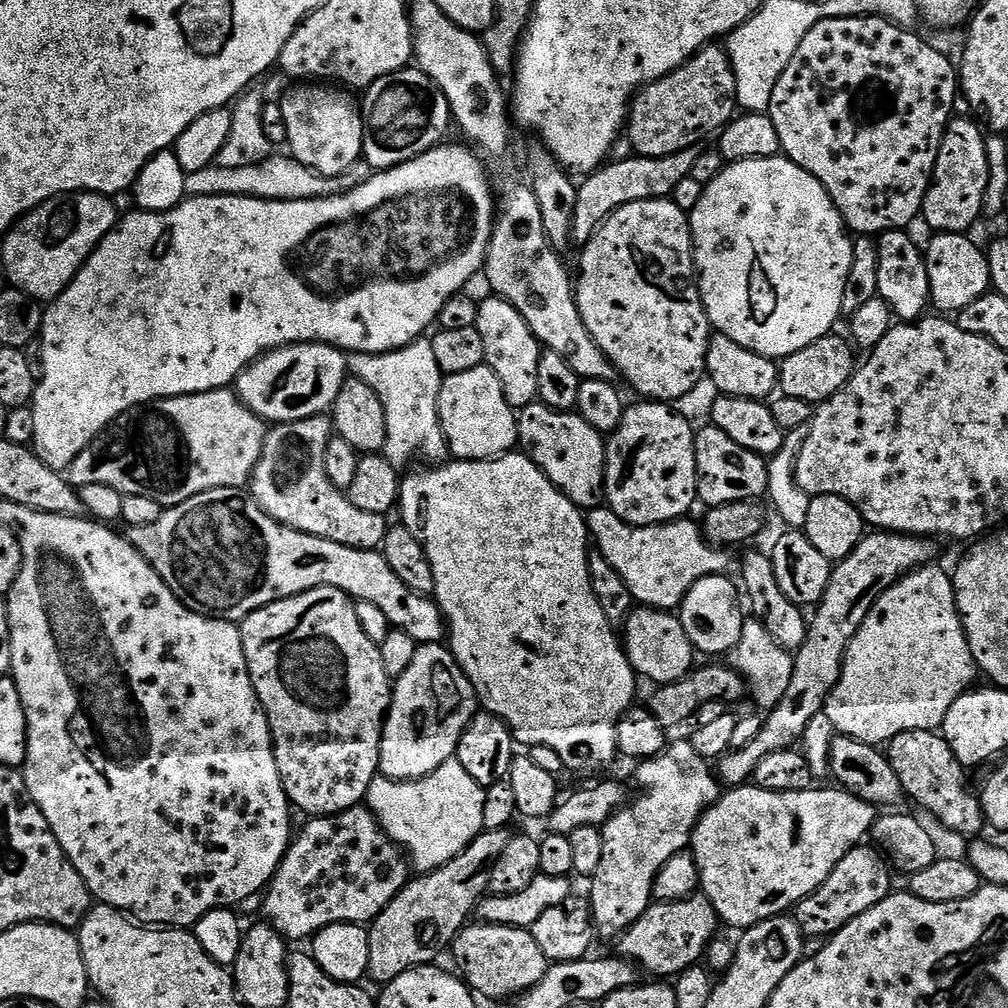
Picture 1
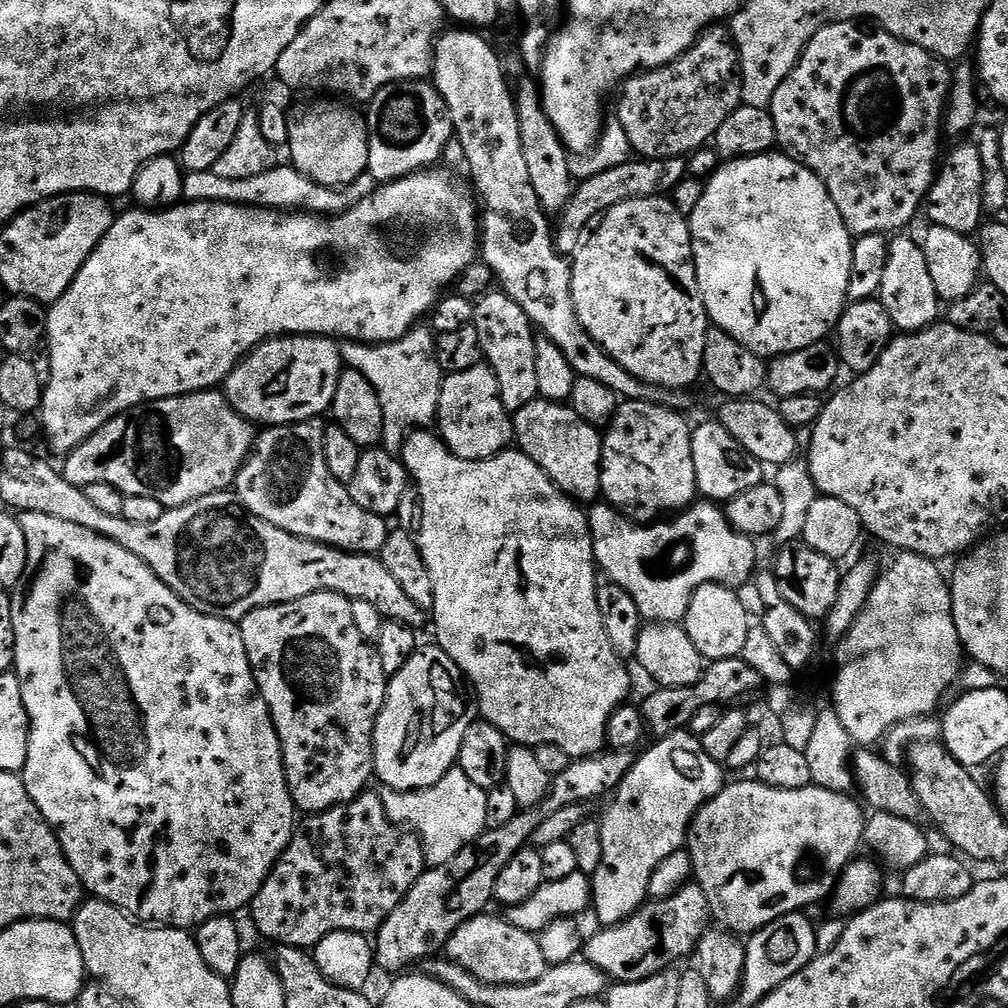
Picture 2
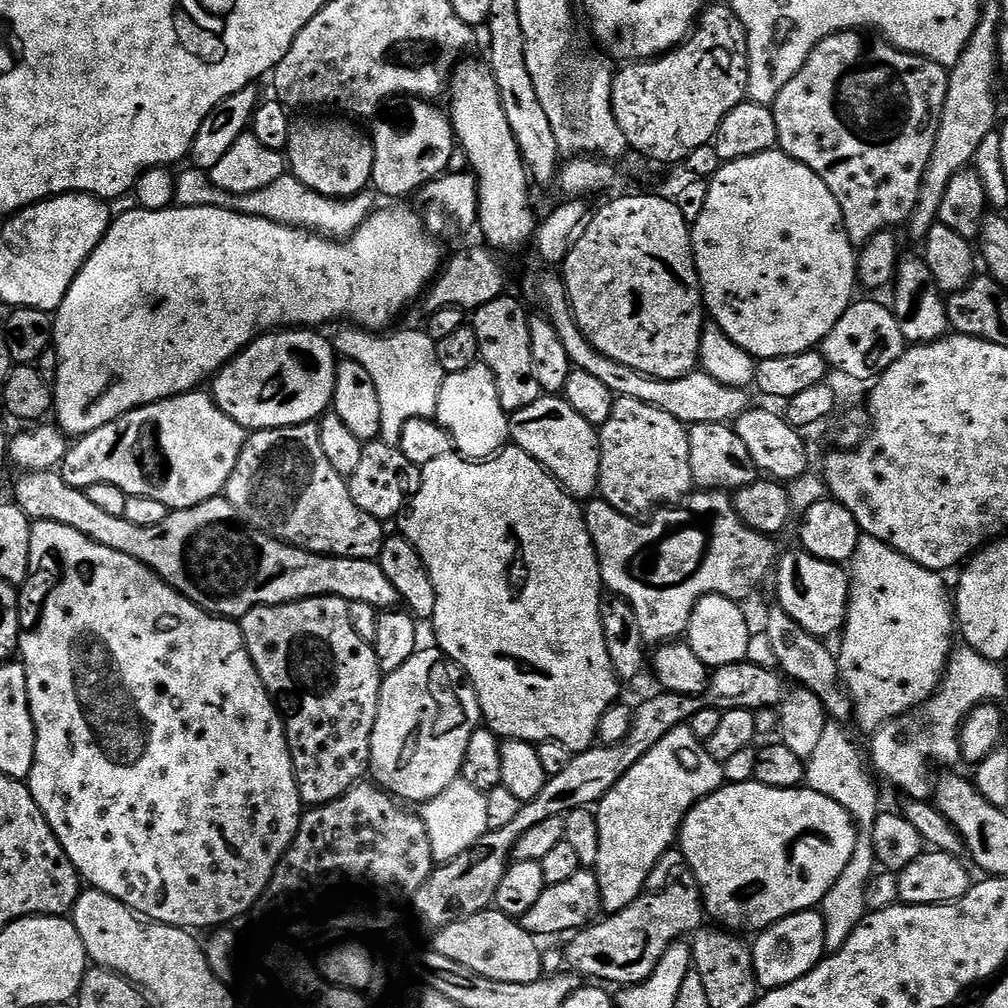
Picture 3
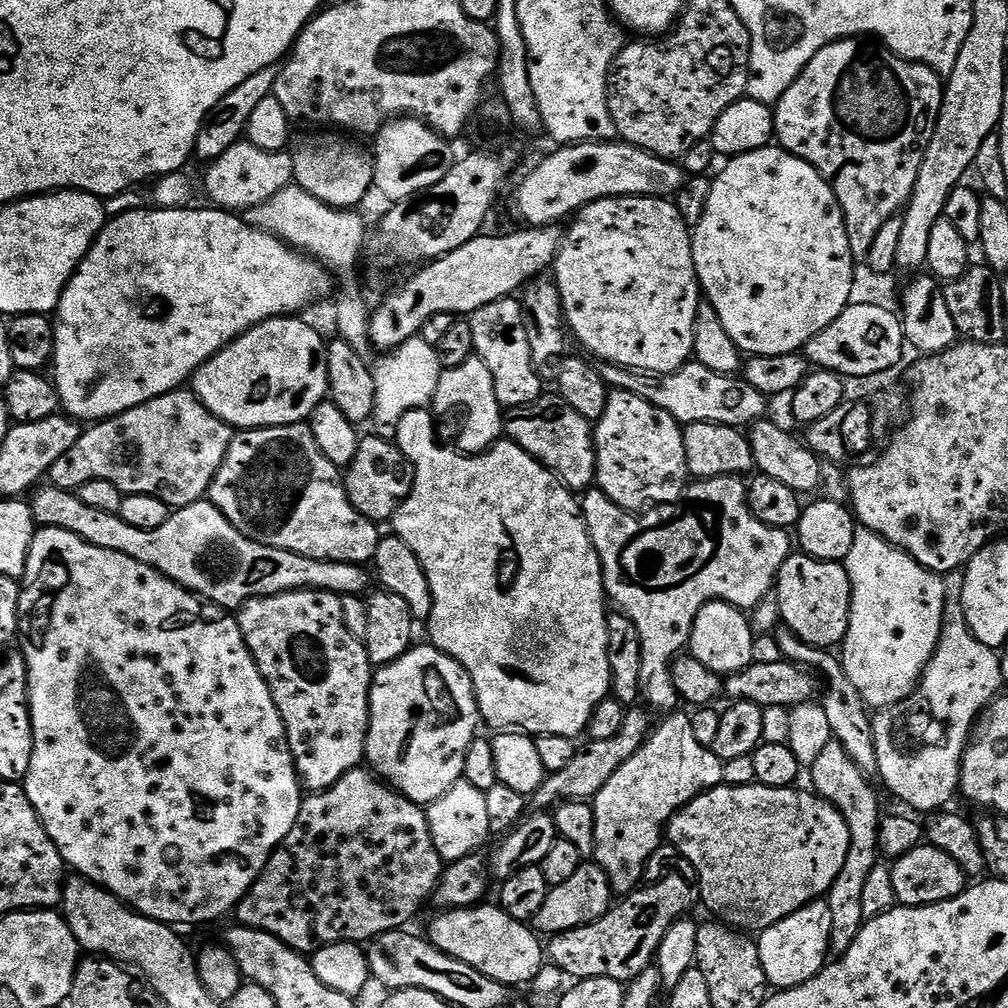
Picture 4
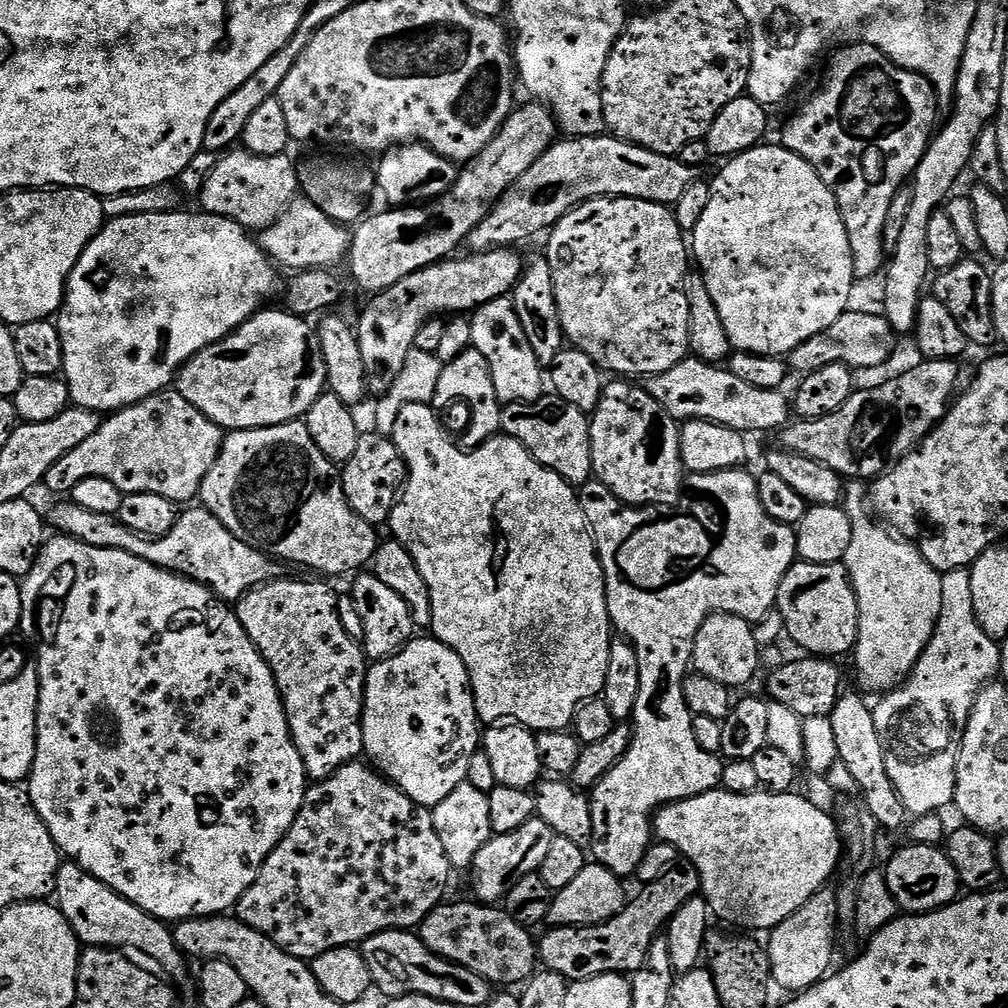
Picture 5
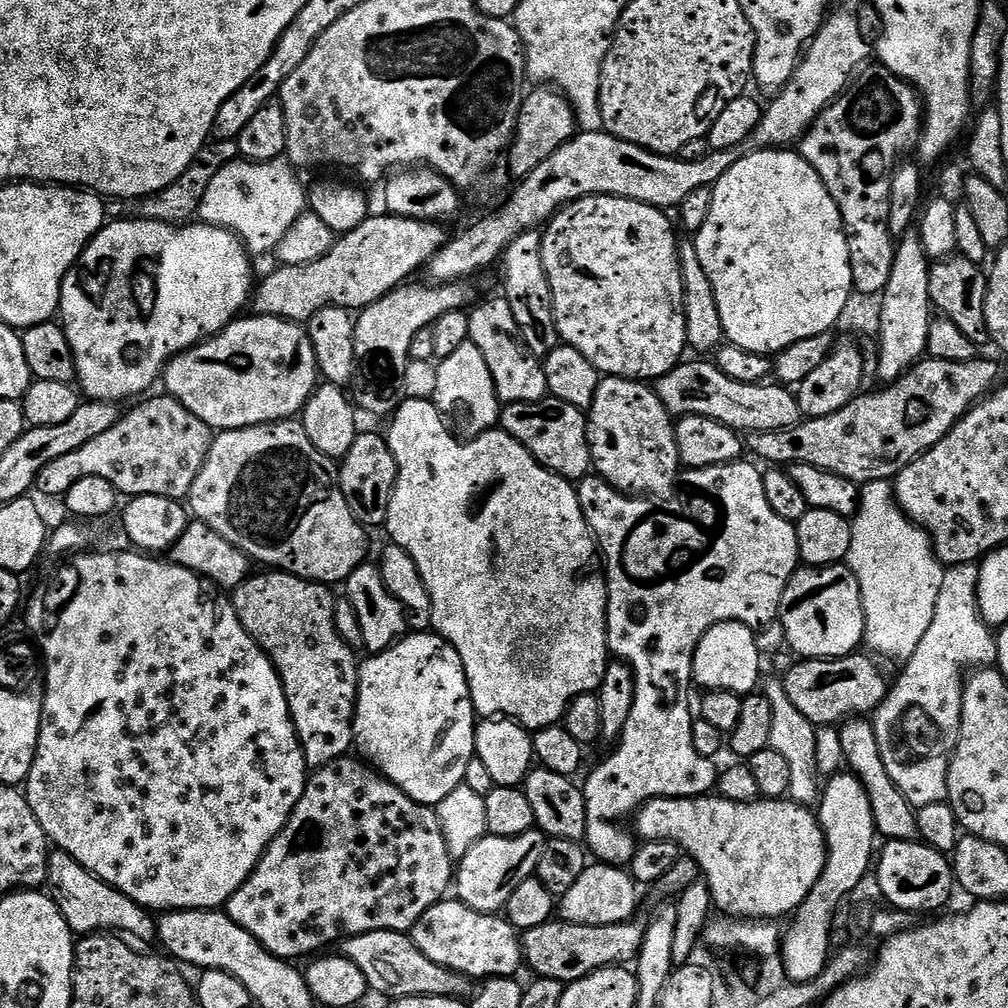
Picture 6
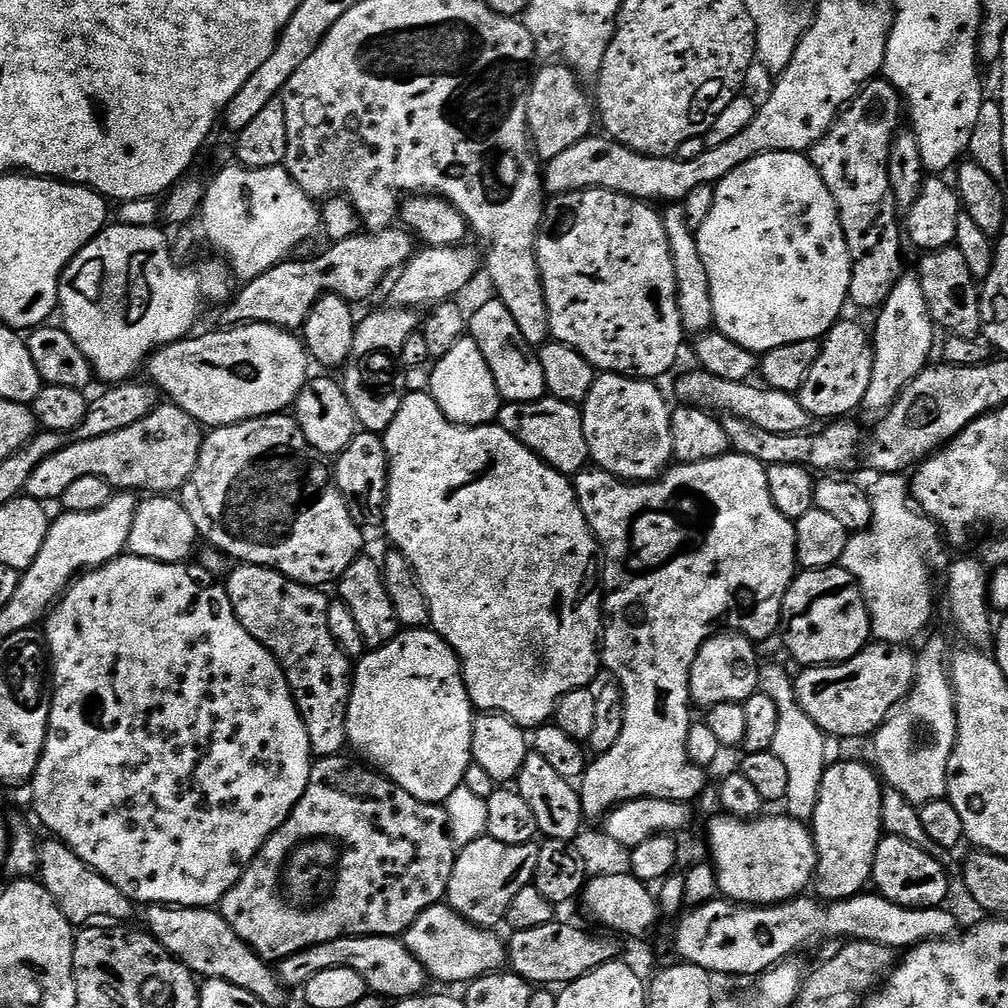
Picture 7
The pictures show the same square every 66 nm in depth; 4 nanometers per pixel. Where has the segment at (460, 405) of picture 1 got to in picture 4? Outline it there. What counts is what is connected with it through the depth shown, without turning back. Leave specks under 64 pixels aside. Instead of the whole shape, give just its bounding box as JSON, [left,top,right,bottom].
[430,358,504,454]

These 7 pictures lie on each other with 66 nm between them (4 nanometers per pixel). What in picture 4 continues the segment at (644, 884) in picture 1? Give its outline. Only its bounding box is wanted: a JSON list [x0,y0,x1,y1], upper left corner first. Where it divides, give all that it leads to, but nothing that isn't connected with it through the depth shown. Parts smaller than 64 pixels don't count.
[594,712,724,894]

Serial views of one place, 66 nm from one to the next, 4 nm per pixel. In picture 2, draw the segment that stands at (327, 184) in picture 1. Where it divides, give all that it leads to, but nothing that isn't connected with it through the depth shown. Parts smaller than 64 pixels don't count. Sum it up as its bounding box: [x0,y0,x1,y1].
[184,162,377,214]

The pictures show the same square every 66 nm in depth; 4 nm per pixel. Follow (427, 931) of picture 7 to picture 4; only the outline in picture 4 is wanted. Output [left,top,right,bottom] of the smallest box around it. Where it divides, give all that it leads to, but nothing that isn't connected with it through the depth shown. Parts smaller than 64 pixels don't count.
[426,903,546,986]

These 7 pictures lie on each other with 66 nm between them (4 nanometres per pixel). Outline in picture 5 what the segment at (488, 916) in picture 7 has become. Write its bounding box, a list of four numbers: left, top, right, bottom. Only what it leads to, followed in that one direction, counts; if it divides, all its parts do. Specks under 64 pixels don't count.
[470,818,552,906]

